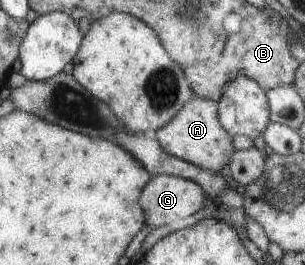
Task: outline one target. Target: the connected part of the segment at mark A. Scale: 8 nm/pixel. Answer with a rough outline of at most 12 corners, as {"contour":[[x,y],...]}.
{"contour":[[191,98],[154,139],[212,174],[235,152],[217,104]]}

